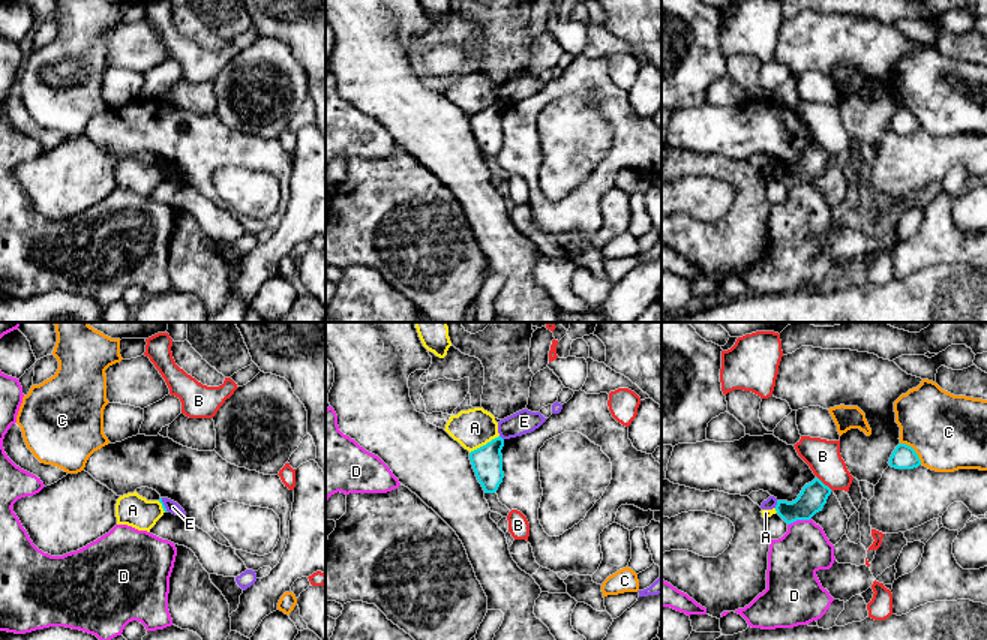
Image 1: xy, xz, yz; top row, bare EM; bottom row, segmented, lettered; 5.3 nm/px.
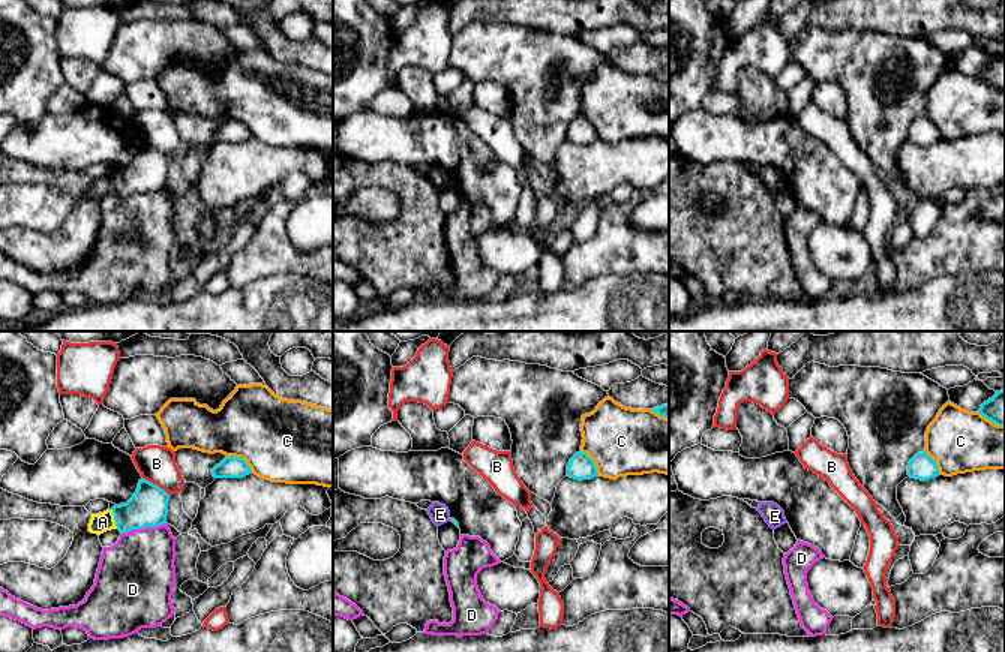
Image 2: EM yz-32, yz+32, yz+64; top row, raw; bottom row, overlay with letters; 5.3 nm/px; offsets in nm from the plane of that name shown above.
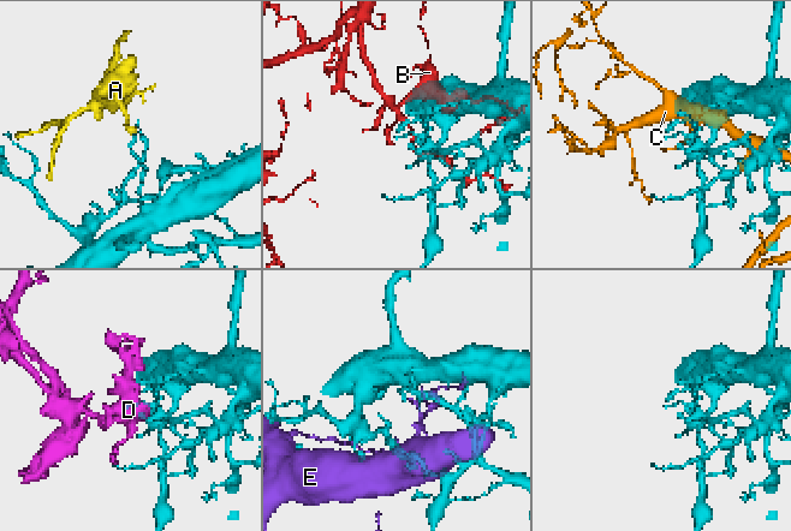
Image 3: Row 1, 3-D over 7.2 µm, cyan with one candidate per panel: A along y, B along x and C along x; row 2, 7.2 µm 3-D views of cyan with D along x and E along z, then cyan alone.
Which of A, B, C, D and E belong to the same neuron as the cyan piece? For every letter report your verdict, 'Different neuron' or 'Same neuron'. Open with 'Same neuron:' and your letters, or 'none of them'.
Same neuron: none of them
A: Different neuron
B: Different neuron
C: Different neuron
D: Different neuron
E: Different neuron

